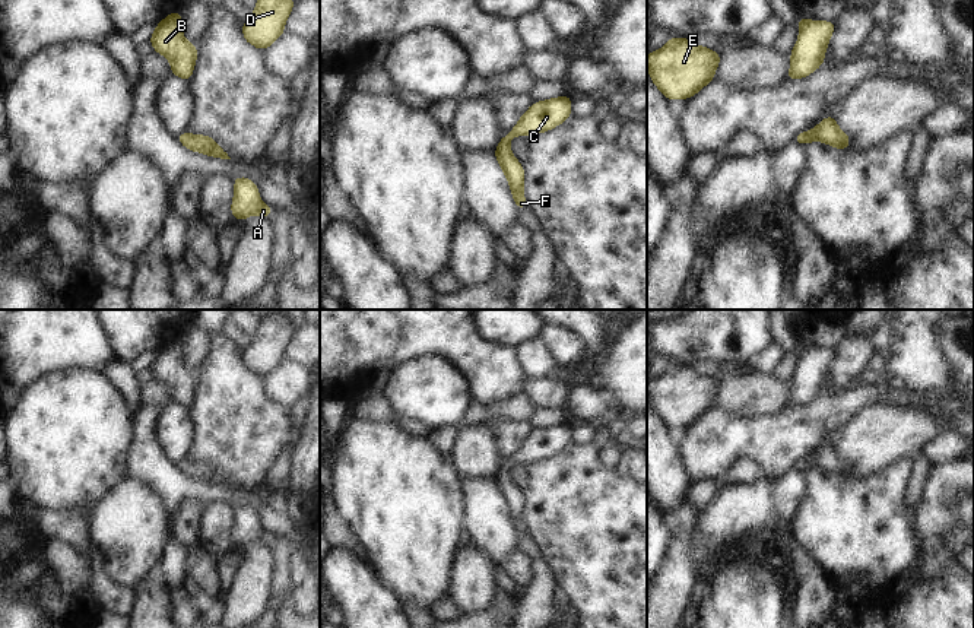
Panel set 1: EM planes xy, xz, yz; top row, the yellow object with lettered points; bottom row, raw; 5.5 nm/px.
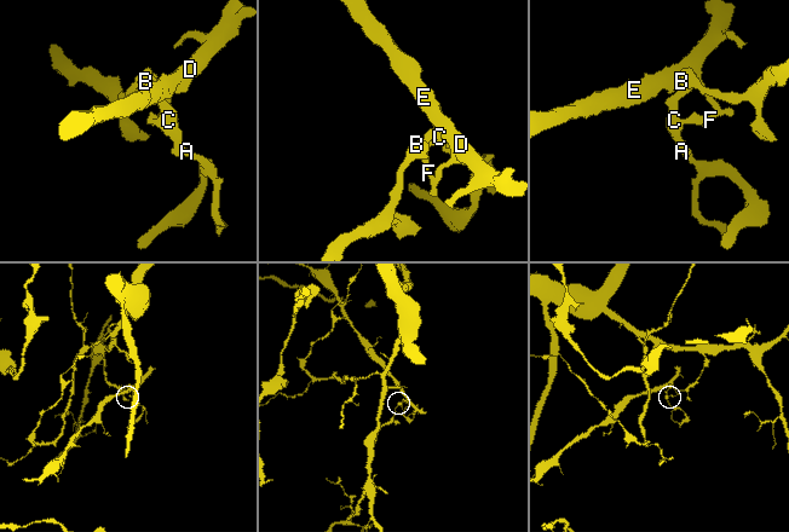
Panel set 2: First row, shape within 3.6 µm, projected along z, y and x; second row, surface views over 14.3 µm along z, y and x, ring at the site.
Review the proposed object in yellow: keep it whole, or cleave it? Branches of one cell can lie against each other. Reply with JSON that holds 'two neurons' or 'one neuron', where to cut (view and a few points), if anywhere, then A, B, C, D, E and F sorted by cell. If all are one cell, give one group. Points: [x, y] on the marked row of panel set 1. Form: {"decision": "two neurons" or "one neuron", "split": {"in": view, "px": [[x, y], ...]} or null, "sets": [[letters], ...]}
{"decision": "one neuron", "split": null, "sets": [["A", "B", "C", "D", "E", "F"]]}

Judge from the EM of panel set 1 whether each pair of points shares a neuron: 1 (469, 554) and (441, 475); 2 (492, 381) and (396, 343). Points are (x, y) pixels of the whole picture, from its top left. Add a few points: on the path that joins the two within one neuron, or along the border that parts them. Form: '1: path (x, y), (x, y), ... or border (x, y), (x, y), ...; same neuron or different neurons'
1: border (457, 552), (451, 564), (449, 586); different neurons
2: path (469, 358), (453, 342), (419, 342); same neuron

